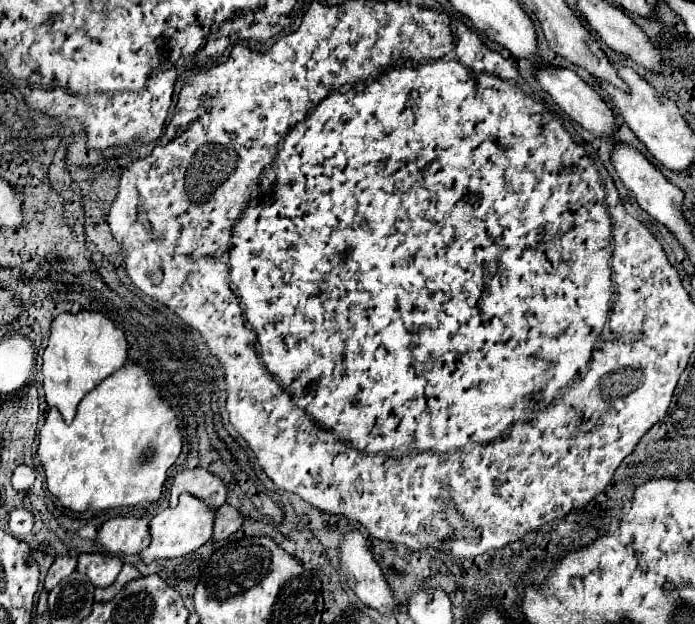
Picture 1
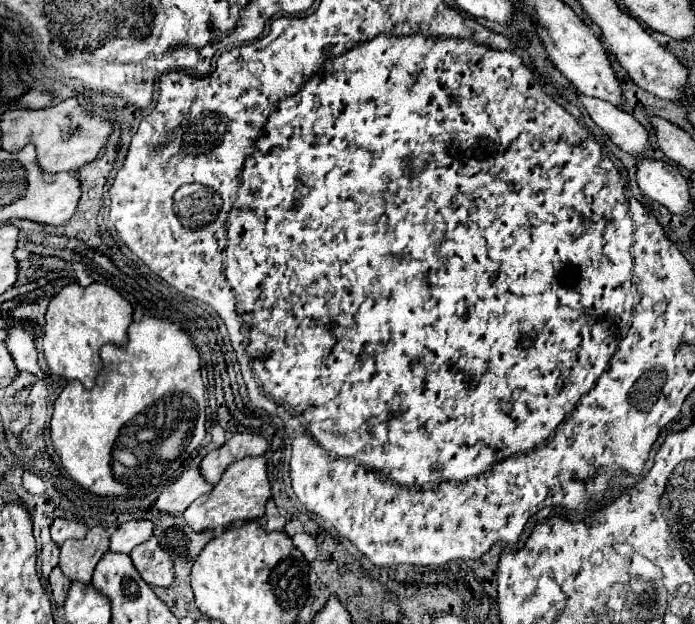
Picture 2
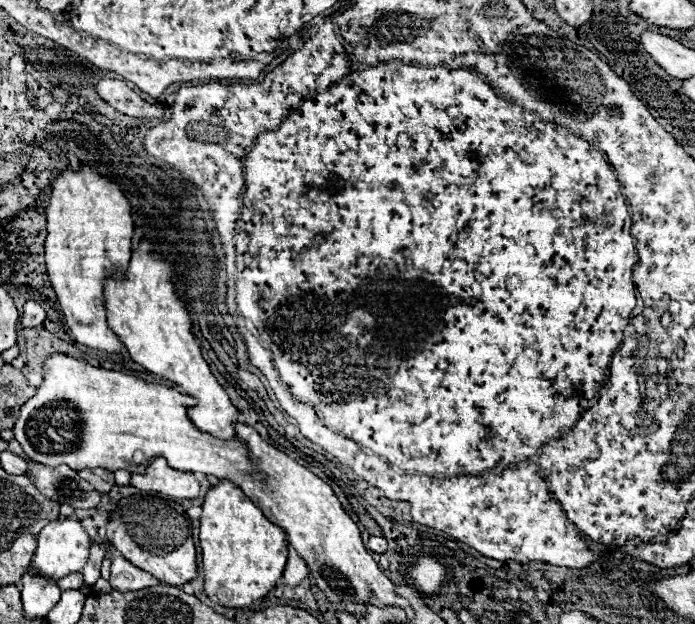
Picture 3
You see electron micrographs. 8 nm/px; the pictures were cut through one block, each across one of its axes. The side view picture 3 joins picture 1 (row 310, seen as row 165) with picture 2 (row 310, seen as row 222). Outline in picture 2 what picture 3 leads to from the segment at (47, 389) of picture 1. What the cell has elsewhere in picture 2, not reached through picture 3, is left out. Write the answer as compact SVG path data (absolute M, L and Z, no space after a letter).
M68 284L48 304L44 326L44 358L52 374L66 380L80 380L86 388L94 384L100 370L98 350L100 346L114 342L122 346L126 342L126 330L132 324L132 306L112 286L106 284Z

